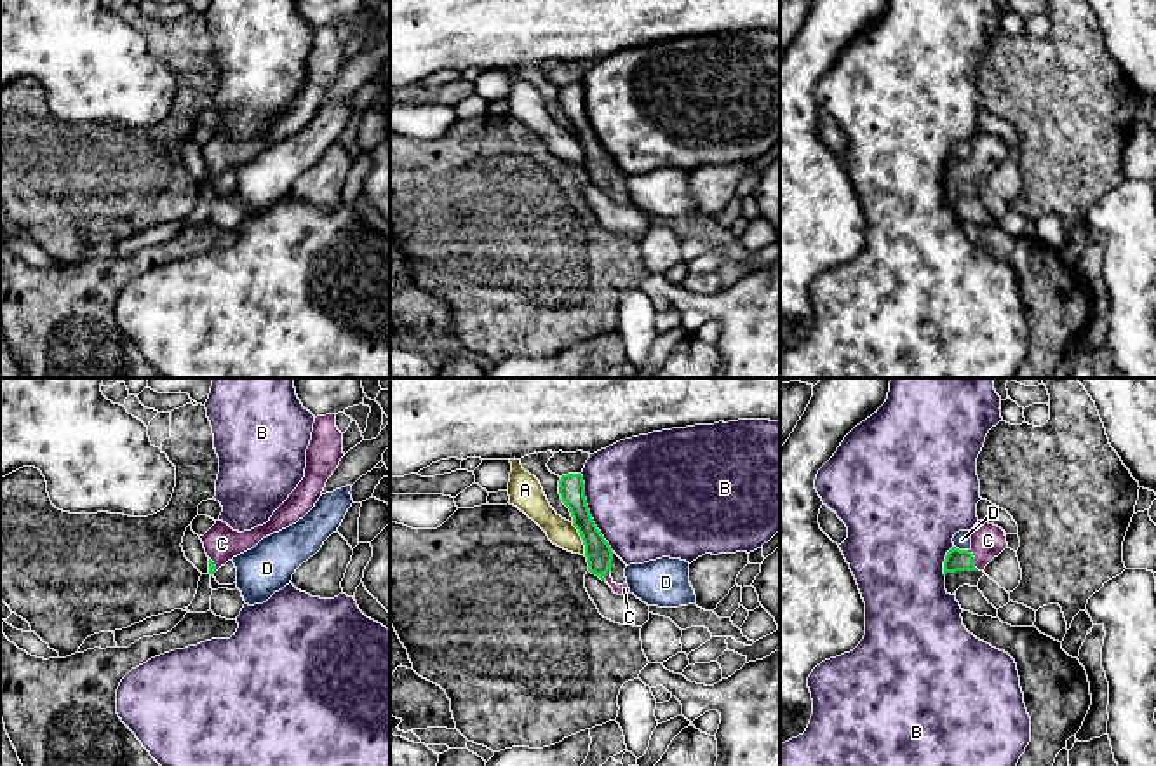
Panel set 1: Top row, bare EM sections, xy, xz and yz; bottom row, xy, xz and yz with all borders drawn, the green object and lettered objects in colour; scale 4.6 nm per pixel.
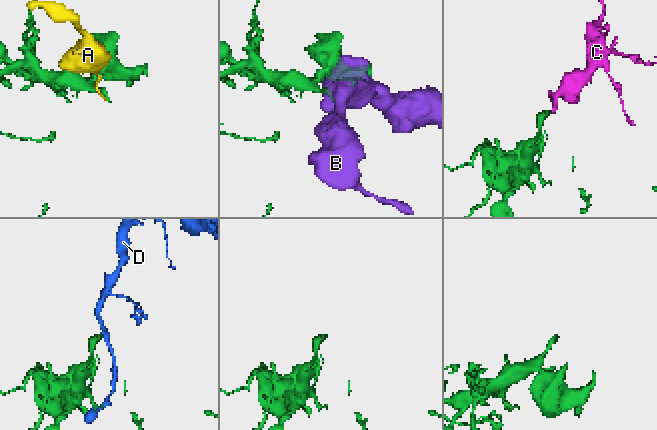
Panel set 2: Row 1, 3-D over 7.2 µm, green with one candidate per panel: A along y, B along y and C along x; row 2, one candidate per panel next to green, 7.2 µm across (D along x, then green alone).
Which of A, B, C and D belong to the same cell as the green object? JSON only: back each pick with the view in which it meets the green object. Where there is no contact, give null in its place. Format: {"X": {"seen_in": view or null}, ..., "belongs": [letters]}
{"C": {"seen_in": "yz"}, "belongs": ["C"]}

